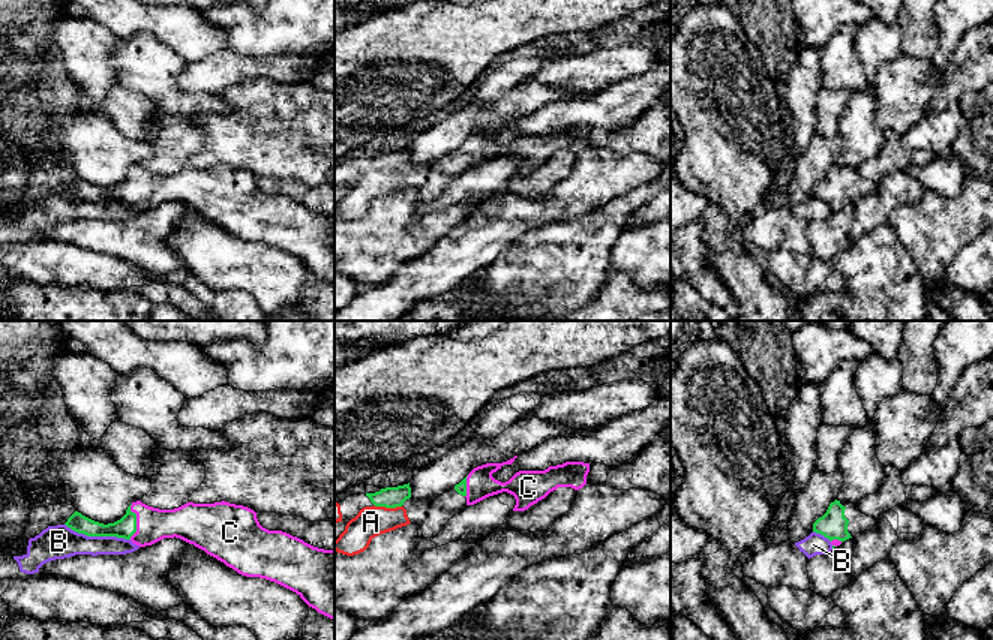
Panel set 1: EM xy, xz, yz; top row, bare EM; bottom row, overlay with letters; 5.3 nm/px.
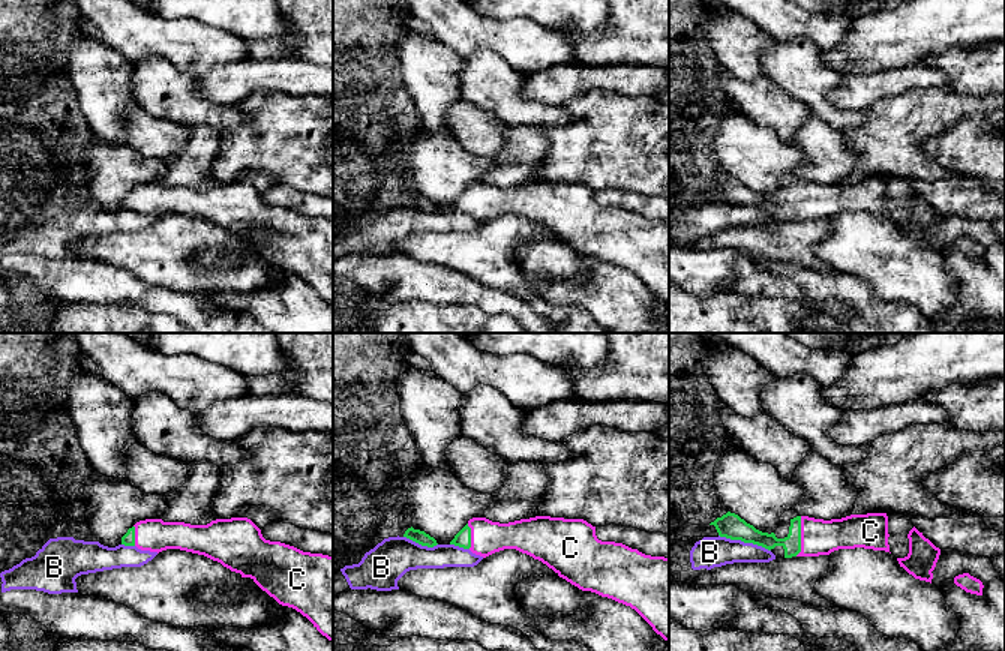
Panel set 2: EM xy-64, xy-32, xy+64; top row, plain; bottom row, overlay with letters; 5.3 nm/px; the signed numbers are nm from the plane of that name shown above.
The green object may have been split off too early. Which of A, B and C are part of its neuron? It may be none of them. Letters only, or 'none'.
A, C

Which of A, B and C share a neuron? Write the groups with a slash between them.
A C / B

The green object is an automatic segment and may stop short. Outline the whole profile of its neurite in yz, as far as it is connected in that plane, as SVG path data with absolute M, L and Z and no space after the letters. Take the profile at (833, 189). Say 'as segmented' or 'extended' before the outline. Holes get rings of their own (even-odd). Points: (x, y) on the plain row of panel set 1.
extended | M836 163L813 187L813 196L824 199L837 211L856 198L873 193L876 187L878 184L862 178L856 168Z

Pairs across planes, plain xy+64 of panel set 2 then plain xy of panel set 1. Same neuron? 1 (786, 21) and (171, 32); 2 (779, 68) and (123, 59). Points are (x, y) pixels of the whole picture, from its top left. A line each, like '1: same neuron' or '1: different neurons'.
1: same neuron
2: same neuron

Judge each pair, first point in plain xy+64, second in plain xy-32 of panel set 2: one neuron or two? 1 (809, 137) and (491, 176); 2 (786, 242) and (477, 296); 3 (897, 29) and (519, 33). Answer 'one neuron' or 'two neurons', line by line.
1: one neuron
2: two neurons
3: two neurons

